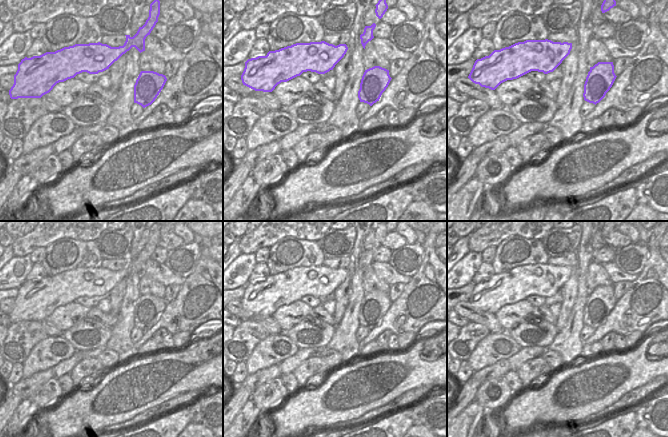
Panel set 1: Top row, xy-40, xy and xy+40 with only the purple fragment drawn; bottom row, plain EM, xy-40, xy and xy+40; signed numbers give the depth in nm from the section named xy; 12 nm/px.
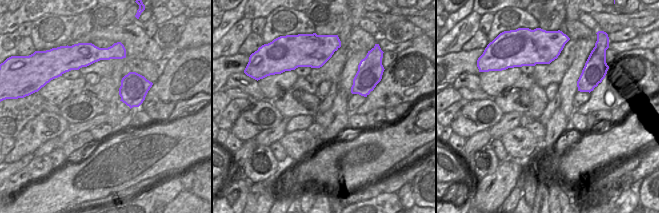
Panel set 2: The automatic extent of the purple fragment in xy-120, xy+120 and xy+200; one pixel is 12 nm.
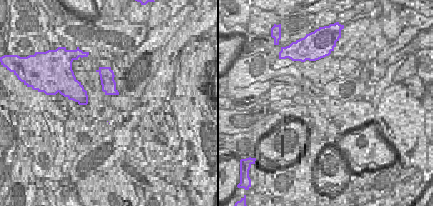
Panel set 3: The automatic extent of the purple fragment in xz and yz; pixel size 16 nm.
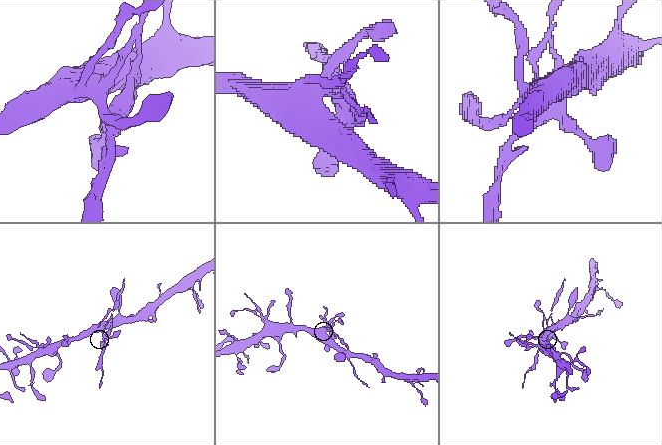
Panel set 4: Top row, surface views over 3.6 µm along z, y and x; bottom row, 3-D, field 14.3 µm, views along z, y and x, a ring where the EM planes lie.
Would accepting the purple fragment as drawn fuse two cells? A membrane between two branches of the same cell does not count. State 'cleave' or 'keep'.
cleave

